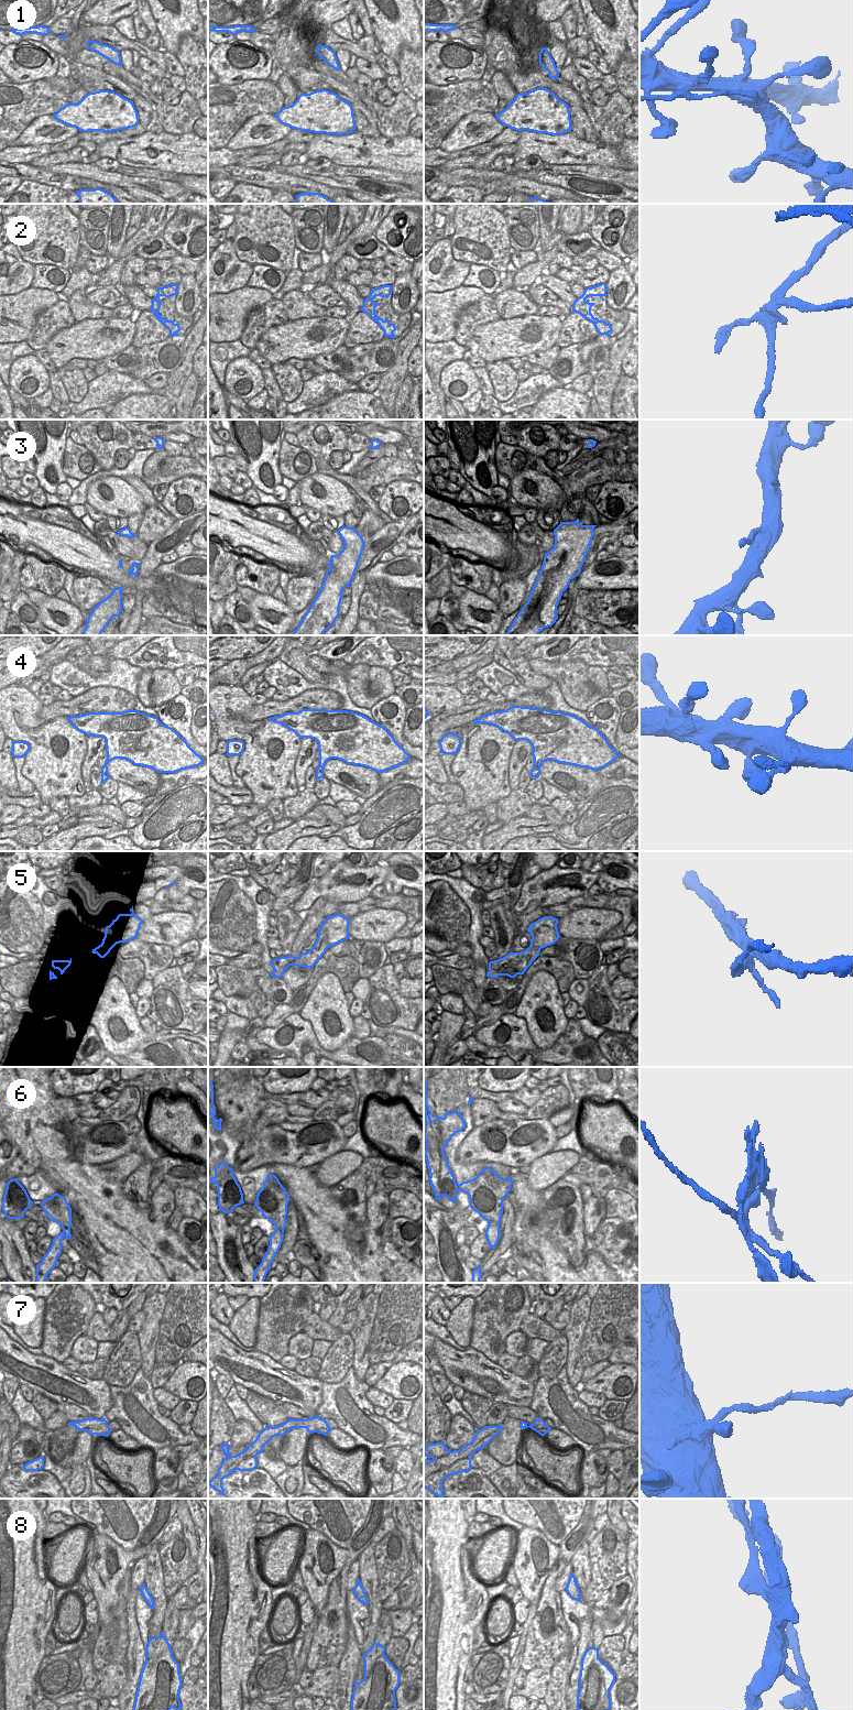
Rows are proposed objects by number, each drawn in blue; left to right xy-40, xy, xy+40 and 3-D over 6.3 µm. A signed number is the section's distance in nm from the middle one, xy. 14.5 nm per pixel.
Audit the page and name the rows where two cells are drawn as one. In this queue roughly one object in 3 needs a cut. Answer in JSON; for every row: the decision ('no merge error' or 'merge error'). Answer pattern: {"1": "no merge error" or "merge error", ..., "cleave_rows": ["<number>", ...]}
{"1": "merge error", "2": "merge error", "3": "no merge error", "4": "no merge error", "5": "merge error", "6": "merge error", "7": "merge error", "8": "merge error", "cleave_rows": ["1", "2", "5", "6", "7", "8"]}

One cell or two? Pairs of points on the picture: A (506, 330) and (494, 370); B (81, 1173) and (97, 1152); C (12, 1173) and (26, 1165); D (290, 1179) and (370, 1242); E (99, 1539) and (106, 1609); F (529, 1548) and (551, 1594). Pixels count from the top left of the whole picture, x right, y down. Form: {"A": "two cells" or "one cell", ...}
{"A": "two cells", "B": "two cells", "C": "one cell", "D": "one cell", "E": "one cell", "F": "two cells"}

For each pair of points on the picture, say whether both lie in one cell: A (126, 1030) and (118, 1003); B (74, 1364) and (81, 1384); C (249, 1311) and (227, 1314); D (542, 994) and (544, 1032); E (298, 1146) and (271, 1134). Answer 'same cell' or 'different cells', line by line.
A: same cell
B: different cells
C: different cells
D: same cell
E: same cell

